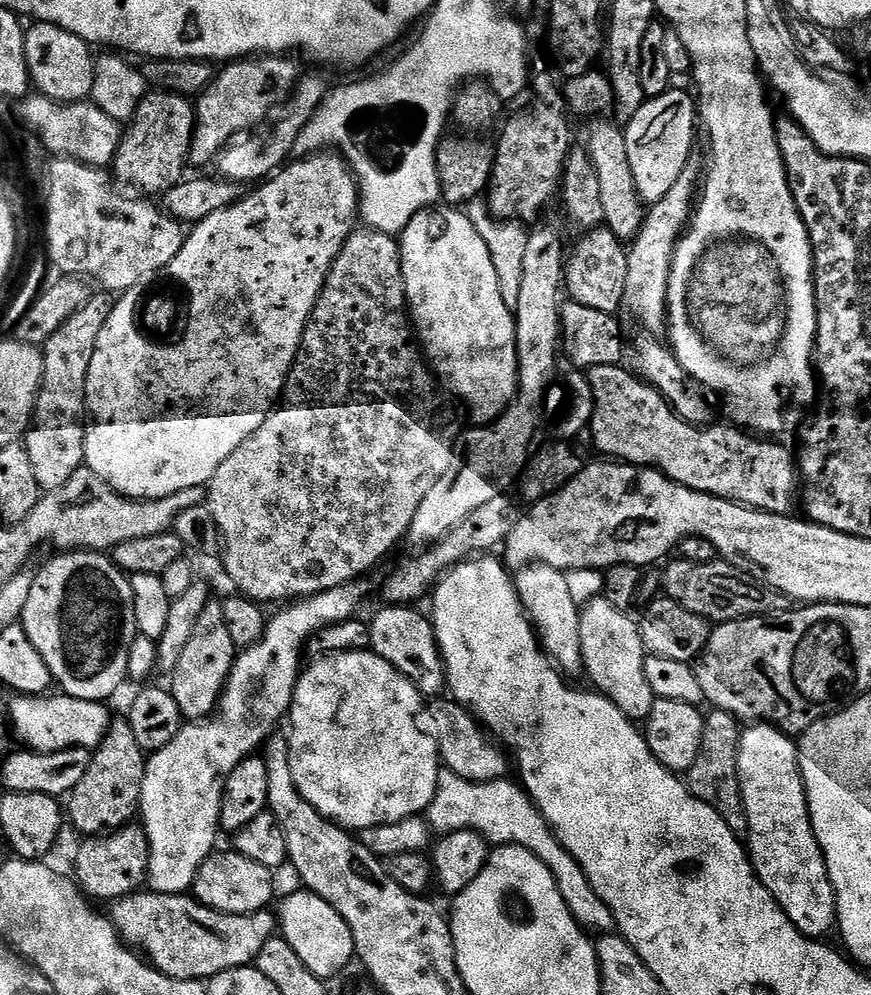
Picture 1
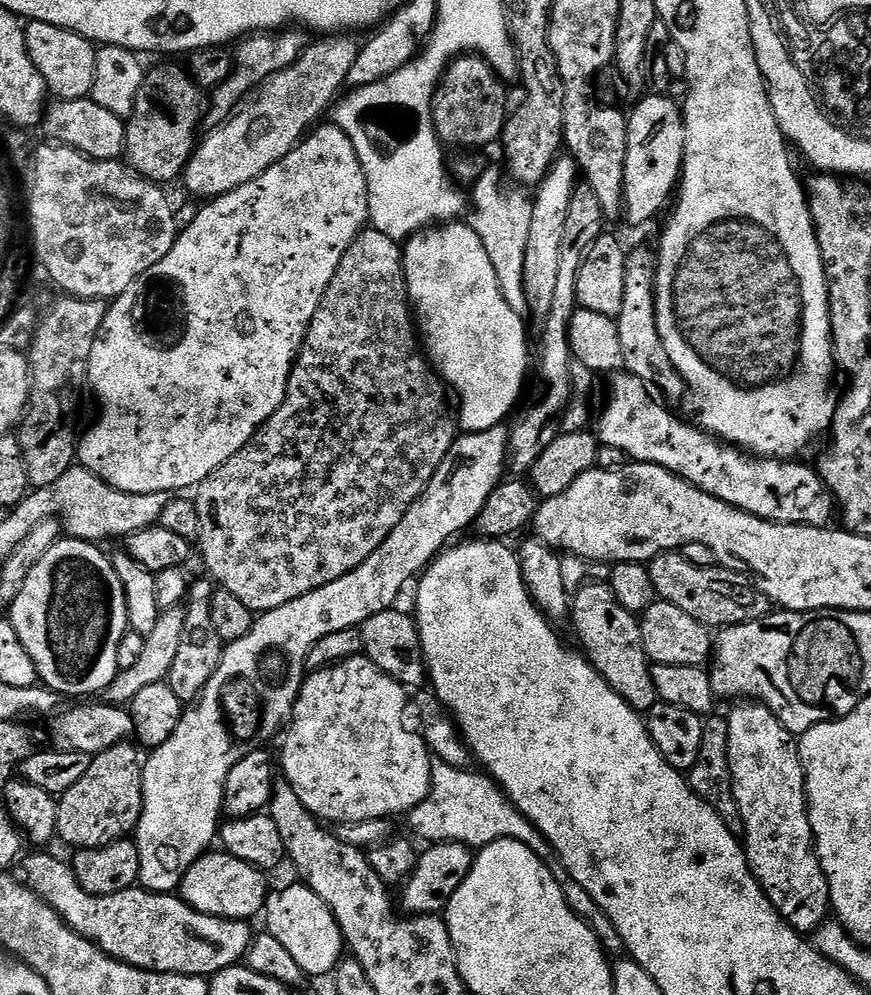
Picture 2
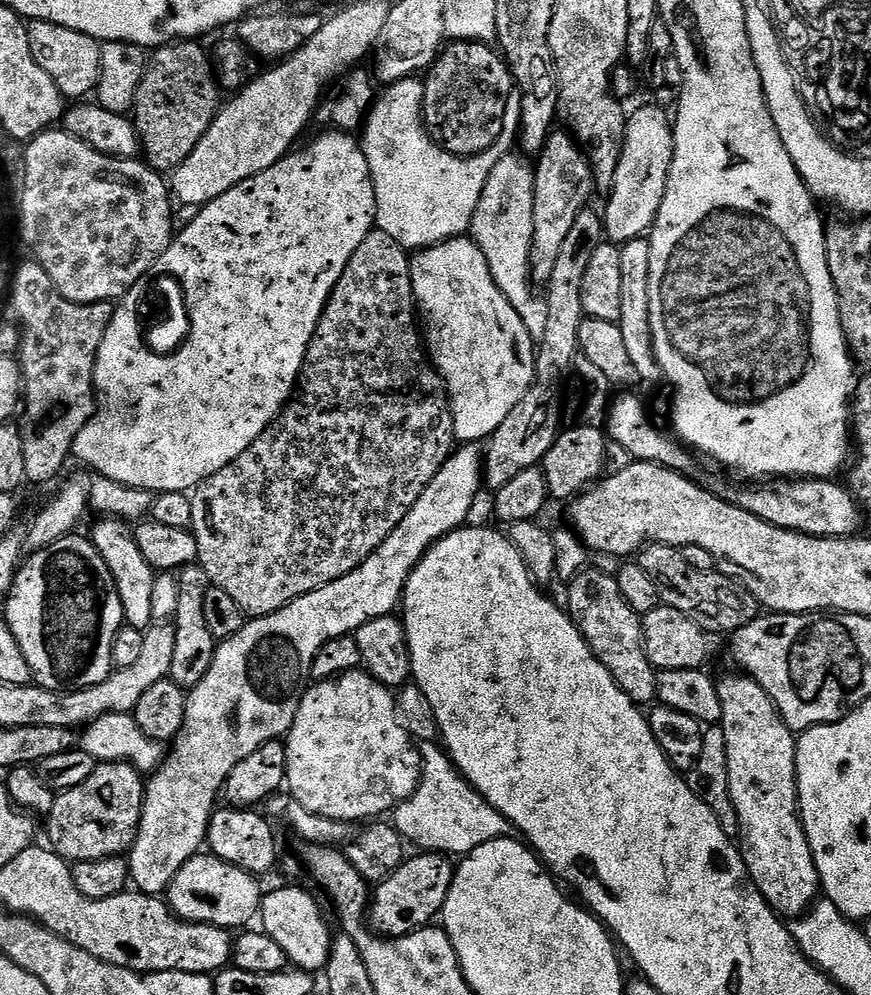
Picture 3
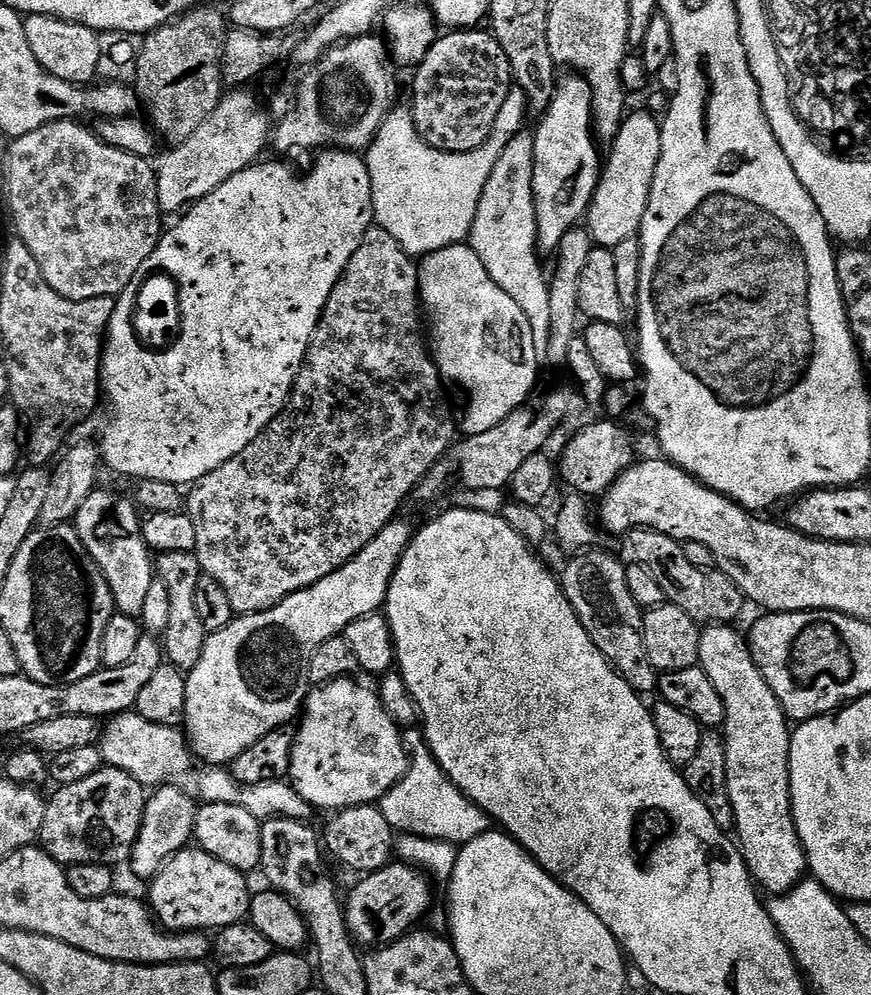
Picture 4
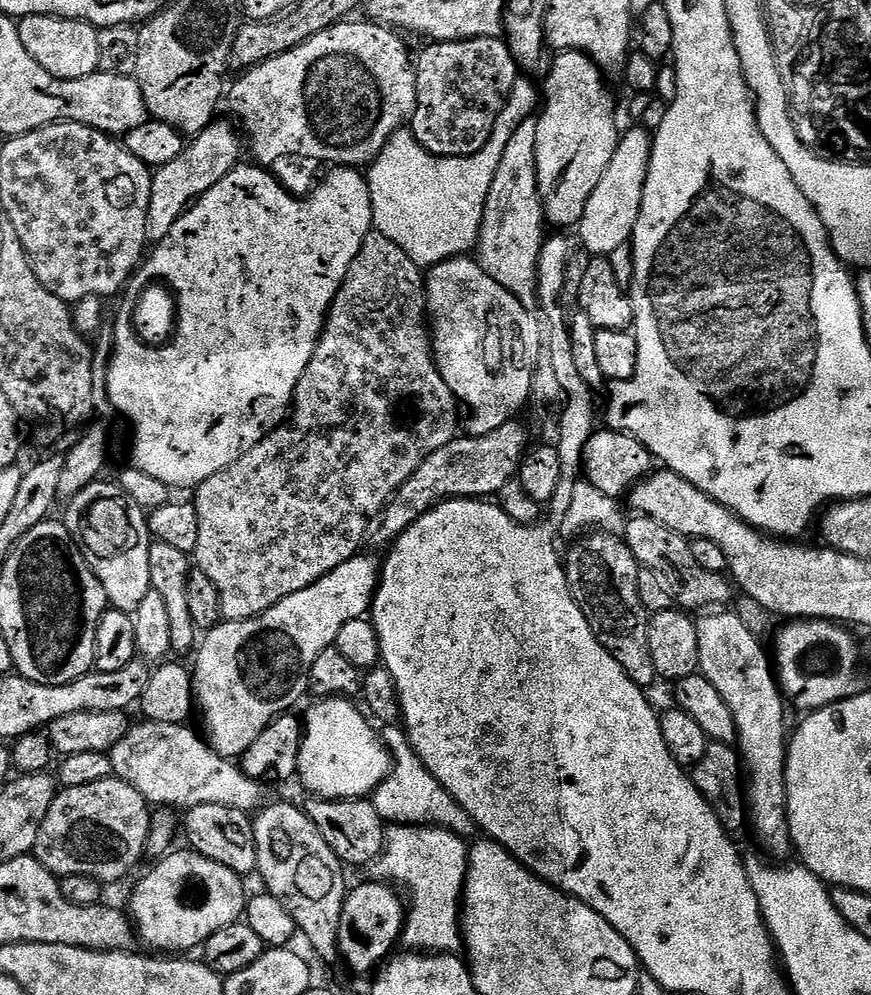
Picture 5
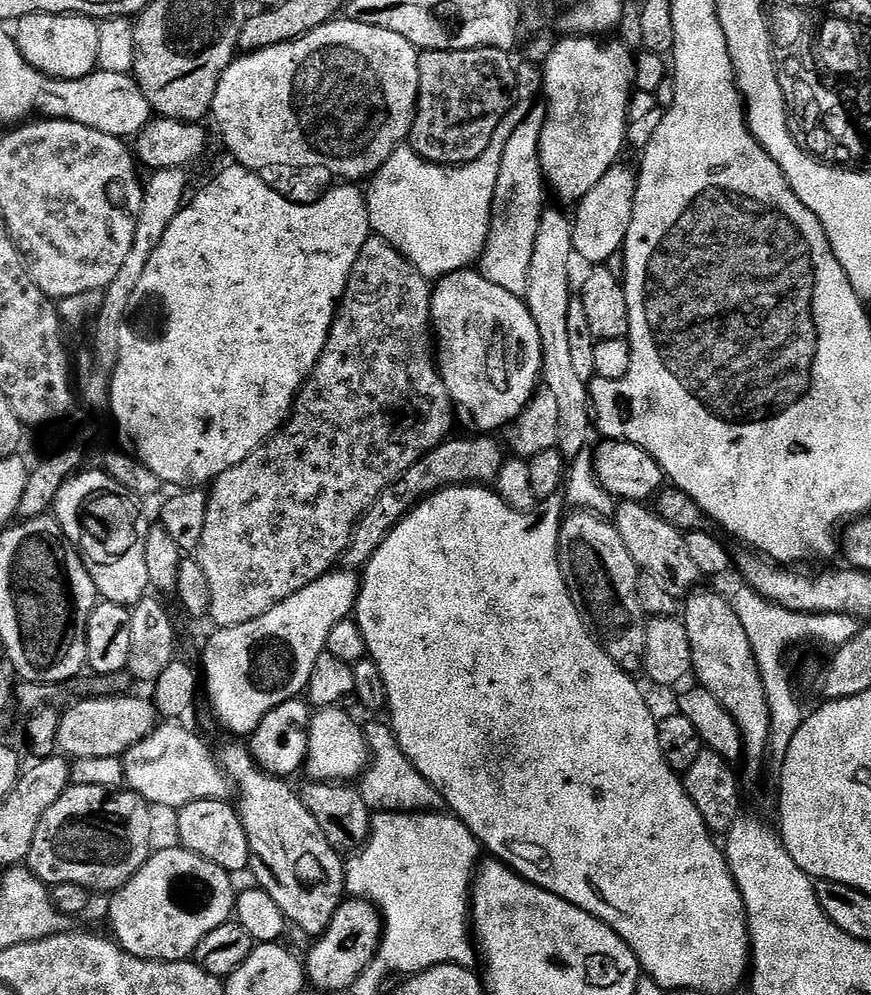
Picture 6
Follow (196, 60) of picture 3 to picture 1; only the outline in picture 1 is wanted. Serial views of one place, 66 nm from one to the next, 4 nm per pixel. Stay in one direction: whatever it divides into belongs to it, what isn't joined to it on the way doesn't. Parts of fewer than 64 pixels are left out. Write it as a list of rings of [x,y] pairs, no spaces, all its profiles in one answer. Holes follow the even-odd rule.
[[[149,91],[132,116],[130,123],[123,129],[120,145],[116,151],[116,159],[110,165],[115,179],[119,183],[121,180],[122,183],[129,184],[132,188],[141,188],[148,196],[157,195],[156,197],[159,197],[161,194],[169,192],[171,188],[178,186],[180,181],[185,179],[184,167],[189,167],[190,164],[188,155],[195,129],[196,110],[189,97],[179,96],[173,92]]]

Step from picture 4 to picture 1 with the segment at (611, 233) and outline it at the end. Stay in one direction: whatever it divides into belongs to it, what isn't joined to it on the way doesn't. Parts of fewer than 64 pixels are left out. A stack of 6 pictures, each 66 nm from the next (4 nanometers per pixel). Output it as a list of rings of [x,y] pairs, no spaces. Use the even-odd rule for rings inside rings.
[[[669,90],[661,96],[645,99],[642,110],[624,128],[626,154],[630,154],[630,170],[634,170],[634,182],[645,205],[657,204],[670,186],[678,182],[678,174],[690,162],[692,131],[698,128],[698,104],[691,95]]]

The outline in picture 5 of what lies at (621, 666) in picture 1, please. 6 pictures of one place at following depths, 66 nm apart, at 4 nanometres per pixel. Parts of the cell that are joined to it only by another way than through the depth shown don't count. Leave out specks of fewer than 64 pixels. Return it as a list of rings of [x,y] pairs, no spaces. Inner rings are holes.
[[[588,534],[577,539],[567,558],[563,561],[568,589],[574,602],[582,610],[594,638],[626,670],[639,688],[651,689],[658,677],[648,653],[648,618],[638,598],[636,579],[641,569],[634,554],[623,539],[605,534]]]

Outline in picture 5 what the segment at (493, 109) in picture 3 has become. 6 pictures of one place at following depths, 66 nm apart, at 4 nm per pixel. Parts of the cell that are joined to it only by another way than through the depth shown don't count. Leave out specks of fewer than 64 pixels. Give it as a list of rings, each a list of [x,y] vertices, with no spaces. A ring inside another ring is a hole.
[[[474,38],[432,42],[414,60],[416,108],[410,131],[415,140],[435,156],[473,156],[490,142],[498,114],[518,88],[516,59],[503,39]]]

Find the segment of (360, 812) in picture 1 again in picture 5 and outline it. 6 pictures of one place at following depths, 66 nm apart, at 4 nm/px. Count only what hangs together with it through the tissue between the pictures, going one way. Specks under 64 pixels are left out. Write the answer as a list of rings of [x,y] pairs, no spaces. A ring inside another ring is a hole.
[[[329,696],[317,699],[315,703],[316,705],[302,716],[304,741],[300,747],[296,767],[298,780],[304,783],[306,791],[312,792],[308,794],[322,800],[359,800],[371,797],[376,787],[392,772],[392,755],[384,744],[383,735],[368,725],[369,717],[362,711],[361,705],[356,705],[351,699]]]

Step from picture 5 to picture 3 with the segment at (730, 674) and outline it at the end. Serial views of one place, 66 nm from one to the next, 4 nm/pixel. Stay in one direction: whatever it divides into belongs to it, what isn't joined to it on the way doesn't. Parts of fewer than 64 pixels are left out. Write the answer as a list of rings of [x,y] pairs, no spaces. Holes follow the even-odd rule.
[[[739,674],[740,676],[724,676],[716,680],[716,689],[718,690],[718,698],[722,698],[722,718],[720,724],[724,730],[726,738],[726,762],[728,763],[728,773],[730,774],[730,798],[734,802],[734,810],[738,810],[738,822],[740,823],[740,835],[738,837],[738,847],[741,856],[744,857],[744,865],[748,868],[750,878],[754,882],[754,886],[758,886],[758,890],[762,894],[762,898],[766,898],[766,902],[781,917],[799,918],[816,903],[821,895],[820,875],[814,866],[814,854],[810,850],[810,842],[804,833],[804,827],[800,821],[800,799],[798,798],[798,782],[796,781],[796,741],[791,728],[786,726],[786,722],[780,716],[780,709],[776,703],[770,698],[770,694],[766,694],[766,690],[762,690],[762,686],[758,681],[753,680],[747,674]]]

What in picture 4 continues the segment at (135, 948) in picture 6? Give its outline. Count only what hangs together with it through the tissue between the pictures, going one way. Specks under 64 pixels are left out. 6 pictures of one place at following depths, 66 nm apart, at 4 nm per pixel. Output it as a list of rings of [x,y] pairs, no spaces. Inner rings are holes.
[[[189,846],[173,856],[158,875],[152,877],[147,903],[161,928],[169,933],[198,932],[229,928],[249,915],[253,893],[248,893],[249,877],[243,872],[218,862],[199,846]]]

